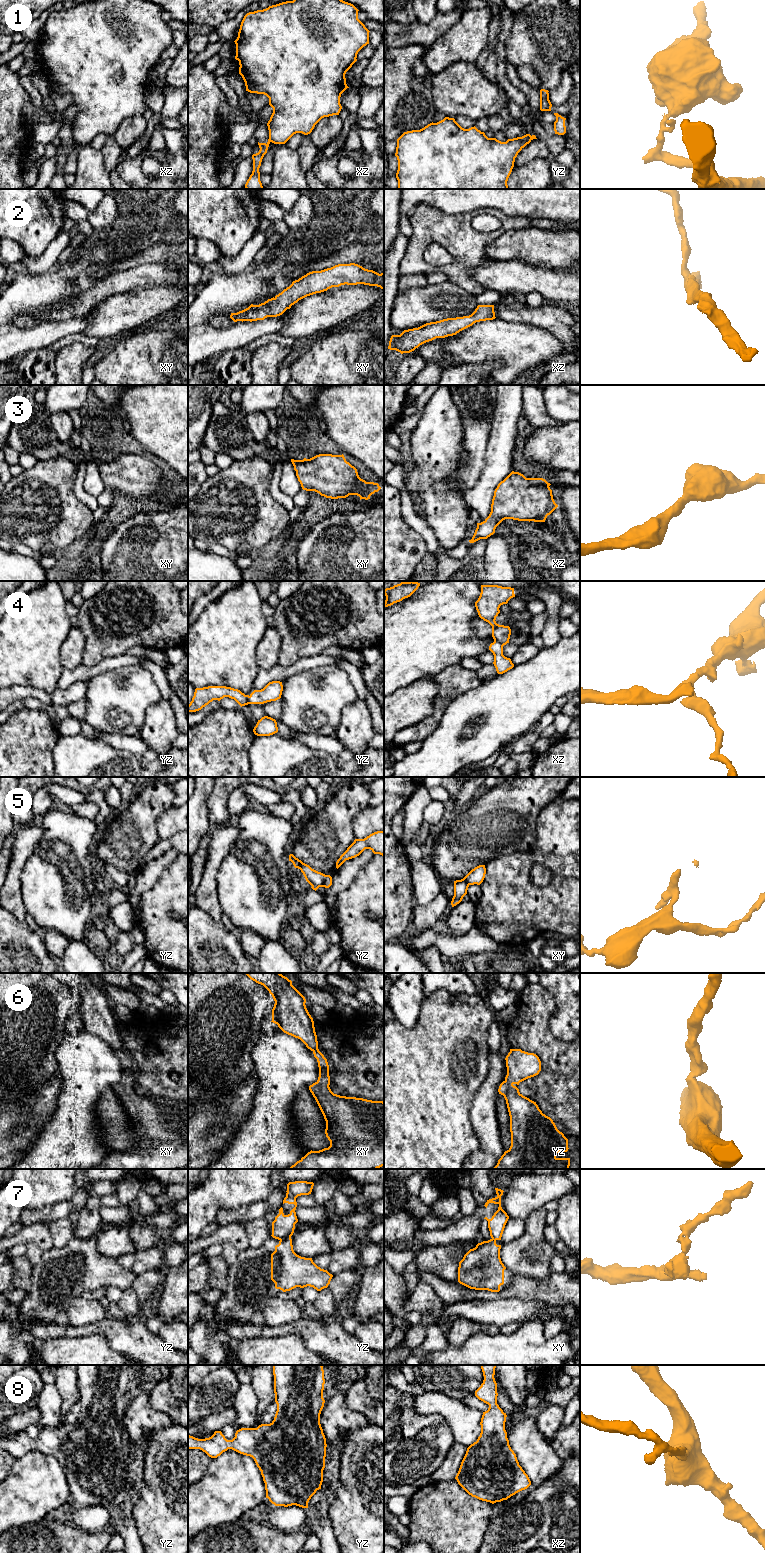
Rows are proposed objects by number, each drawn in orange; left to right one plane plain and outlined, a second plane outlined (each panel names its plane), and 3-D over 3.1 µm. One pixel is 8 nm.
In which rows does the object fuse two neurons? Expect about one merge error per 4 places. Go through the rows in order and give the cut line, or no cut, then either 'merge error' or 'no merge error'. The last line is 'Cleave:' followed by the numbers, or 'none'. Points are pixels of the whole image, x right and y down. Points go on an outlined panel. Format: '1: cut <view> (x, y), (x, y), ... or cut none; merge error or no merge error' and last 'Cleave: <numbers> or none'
1: cut xz (269, 138), (271, 141); merge error
2: cut none; no merge error
3: cut none; no merge error
4: cut xz (494, 640), (503, 645); merge error
5: cut yz (327, 875), (320, 885), (312, 886); merge error
6: cut none; no merge error
7: cut yz (290, 1236), (280, 1240); merge error
8: cut none; no merge error
Cleave: 1, 4, 5, 7

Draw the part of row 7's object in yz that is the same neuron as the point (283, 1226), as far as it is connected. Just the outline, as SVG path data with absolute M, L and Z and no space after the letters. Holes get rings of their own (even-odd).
M295 1181L287 1184L286 1197L283 1200L284 1203L294 1204L295 1207L290 1211L288 1215L283 1213L283 1208L279 1209L279 1214L272 1222L272 1237L278 1240L289 1238L293 1235L295 1224L298 1222L296 1216L297 1202L296 1198L301 1195L309 1195L312 1192L314 1183L307 1181Z

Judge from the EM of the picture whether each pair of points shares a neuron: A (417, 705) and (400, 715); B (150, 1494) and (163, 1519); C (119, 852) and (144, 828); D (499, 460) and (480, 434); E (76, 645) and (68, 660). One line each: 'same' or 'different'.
A: same
B: same
C: same
D: different
E: same

